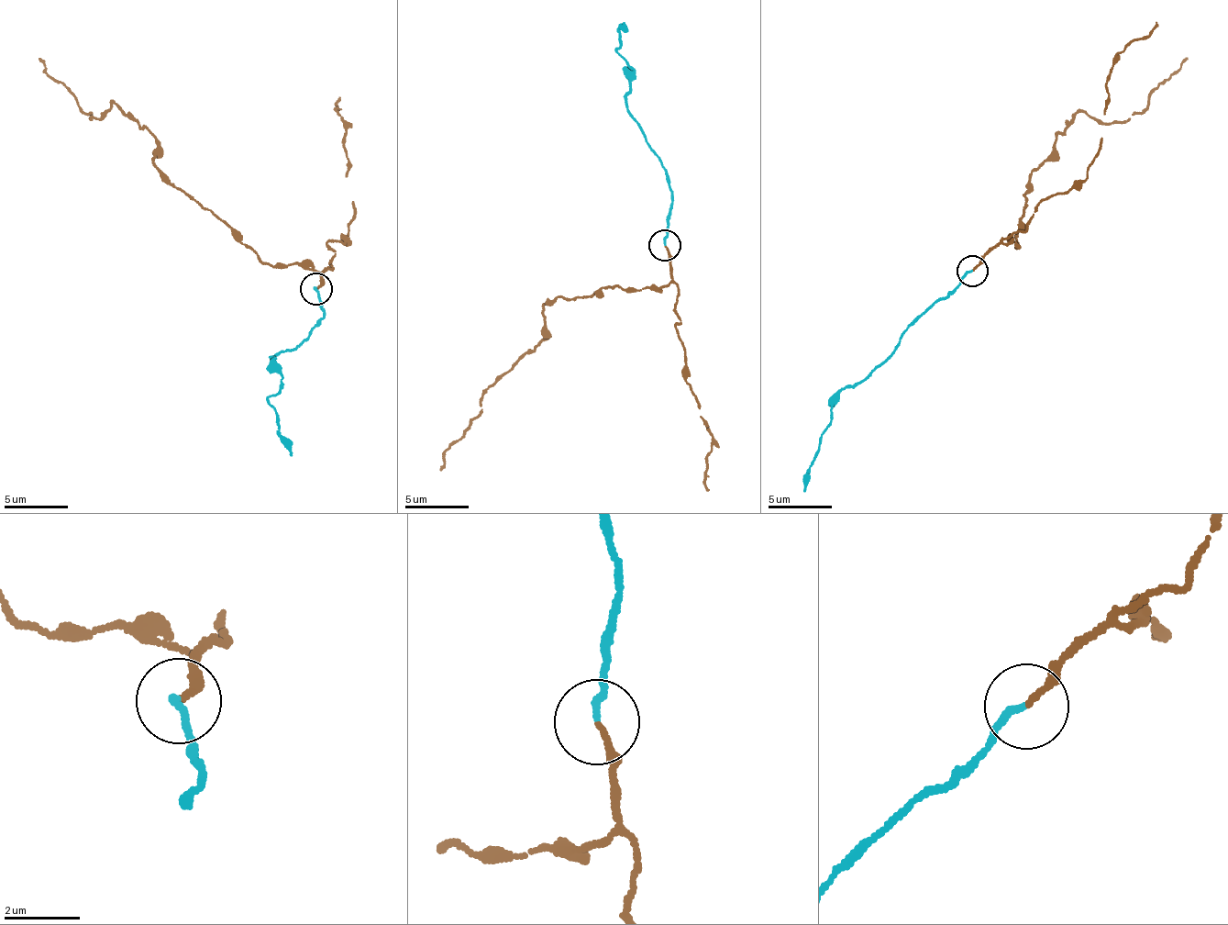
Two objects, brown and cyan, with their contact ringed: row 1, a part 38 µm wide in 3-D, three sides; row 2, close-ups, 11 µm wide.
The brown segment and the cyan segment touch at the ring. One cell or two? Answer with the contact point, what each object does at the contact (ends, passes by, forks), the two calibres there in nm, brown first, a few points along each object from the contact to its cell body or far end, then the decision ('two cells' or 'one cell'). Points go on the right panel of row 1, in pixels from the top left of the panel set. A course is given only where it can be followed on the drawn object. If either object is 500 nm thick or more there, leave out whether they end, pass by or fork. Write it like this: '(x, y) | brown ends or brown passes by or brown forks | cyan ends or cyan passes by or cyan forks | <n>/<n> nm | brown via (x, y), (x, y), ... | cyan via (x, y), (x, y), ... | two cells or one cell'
(972, 271) | brown ends | cyan ends | 150/170 nm | brown via (971, 272), (992, 248), (1011, 240), (1021, 246), (1032, 173), (1081, 111), (1105, 124), (1127, 119), (1187, 59) | cyan via (971, 272), (908, 326), (886, 360), (865, 378), (842, 390), (830, 406), (830, 422), (803, 492) | one cell

